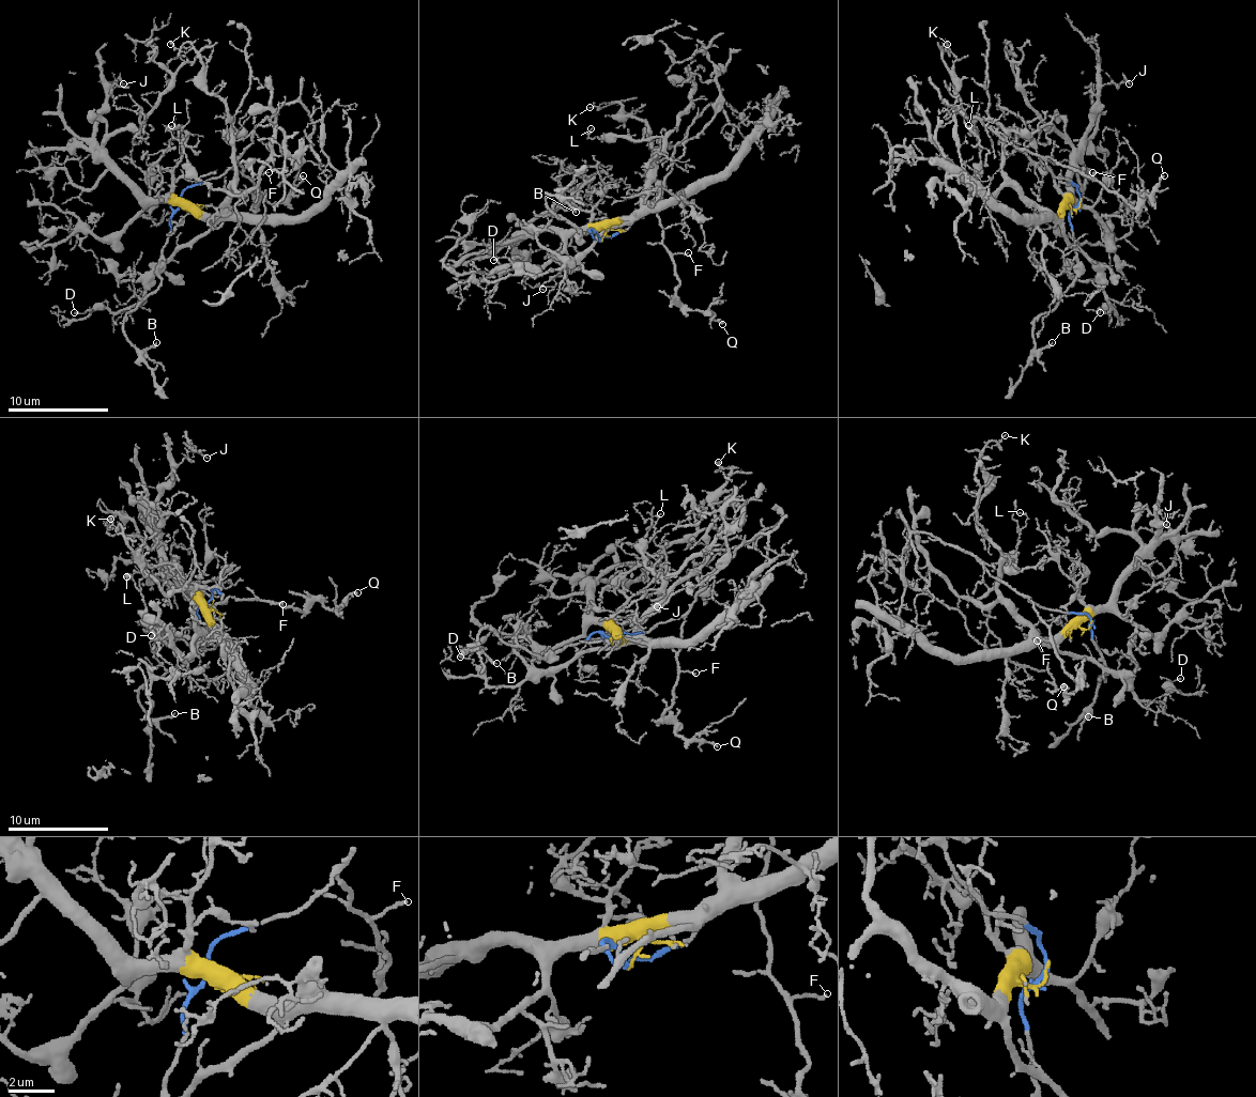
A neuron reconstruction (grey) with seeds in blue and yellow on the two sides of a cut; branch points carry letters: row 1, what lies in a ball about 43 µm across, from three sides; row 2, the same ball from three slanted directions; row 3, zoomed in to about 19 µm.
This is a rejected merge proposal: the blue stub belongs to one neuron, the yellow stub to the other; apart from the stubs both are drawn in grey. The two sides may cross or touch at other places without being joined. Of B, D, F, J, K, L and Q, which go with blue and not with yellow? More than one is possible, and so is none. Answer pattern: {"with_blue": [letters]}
{"with_blue": ["B", "F", "Q"]}

